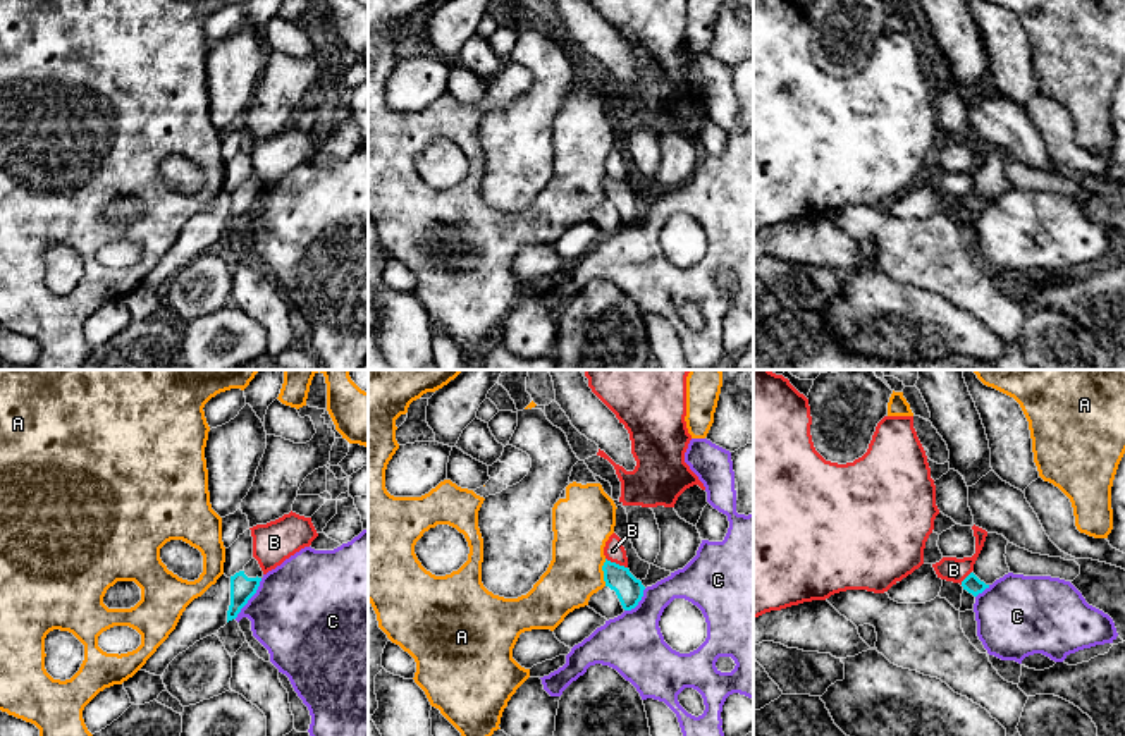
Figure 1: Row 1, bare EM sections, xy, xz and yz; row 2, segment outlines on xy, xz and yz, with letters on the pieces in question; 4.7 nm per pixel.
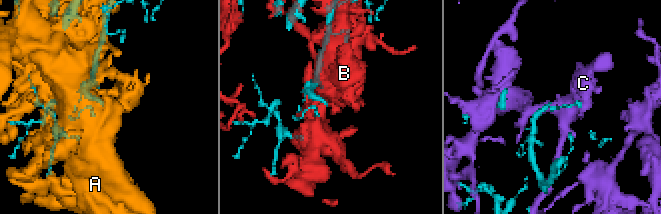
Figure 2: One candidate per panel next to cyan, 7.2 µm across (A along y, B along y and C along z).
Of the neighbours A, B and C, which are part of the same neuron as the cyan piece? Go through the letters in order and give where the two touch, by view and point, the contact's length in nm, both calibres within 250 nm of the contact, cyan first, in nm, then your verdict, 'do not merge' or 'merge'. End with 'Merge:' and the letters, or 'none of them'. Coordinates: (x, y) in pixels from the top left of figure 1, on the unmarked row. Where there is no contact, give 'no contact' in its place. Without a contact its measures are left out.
A: xz (604, 188) | 130 nm | 130/280 nm | do not merge
B: xz (614, 177) | 120 nm | 130/90 nm | do not merge
C: xy (250, 212) | 240 nm | 110/460 nm | do not merge
Merge: none of them

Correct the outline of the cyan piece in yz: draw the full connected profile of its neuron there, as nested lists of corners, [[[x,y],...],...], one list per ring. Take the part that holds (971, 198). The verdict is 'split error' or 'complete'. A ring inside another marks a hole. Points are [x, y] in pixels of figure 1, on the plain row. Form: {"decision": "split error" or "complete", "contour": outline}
{"decision": "split error", "contour": [[[987,148],[984,162],[974,179],[974,186],[962,196],[963,205],[977,212],[996,194],[1010,187],[1006,179],[1008,155],[998,148]]]}

